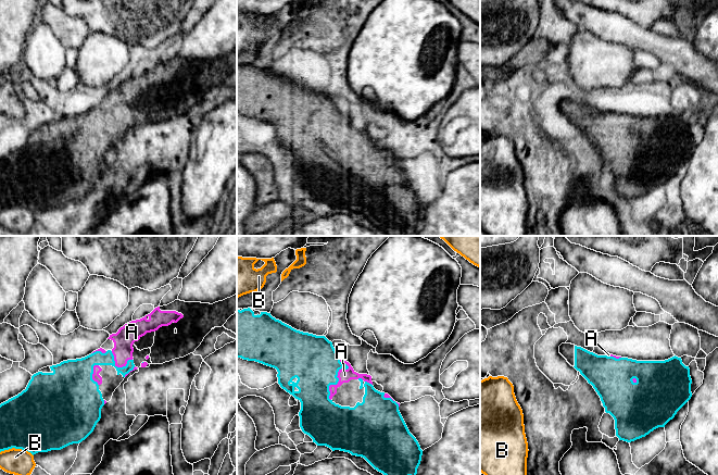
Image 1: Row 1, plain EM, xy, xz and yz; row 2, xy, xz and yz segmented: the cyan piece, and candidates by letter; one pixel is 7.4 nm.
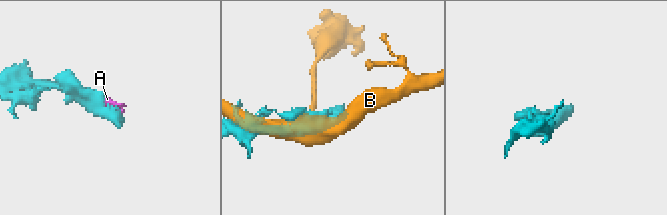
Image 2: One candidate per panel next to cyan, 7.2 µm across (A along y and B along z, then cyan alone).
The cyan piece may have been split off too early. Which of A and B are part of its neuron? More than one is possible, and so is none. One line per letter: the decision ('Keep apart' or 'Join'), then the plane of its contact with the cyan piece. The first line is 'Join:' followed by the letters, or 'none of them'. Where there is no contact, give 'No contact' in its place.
Join: A
A: Join. Touches cyan in xz
B: Keep apart. Touches cyan in xy

